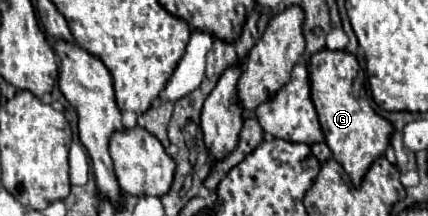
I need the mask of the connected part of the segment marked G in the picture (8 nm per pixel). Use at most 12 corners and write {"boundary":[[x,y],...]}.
{"boundary":[[352,53],[310,57],[312,101],[352,185],[384,155],[390,121],[354,95]]}

